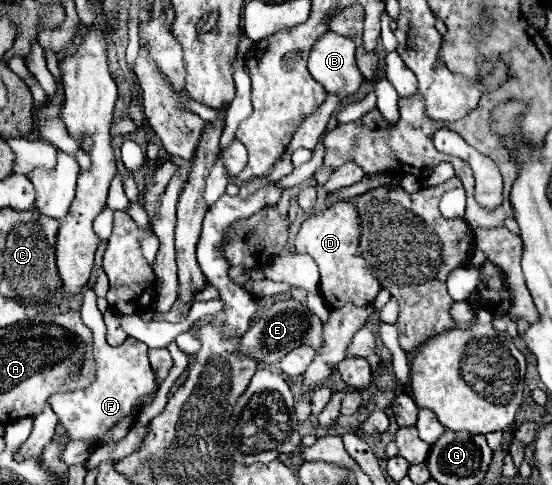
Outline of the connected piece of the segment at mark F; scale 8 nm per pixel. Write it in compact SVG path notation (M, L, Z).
M90 286L84 290L84 304L82 304L82 322L92 330L92 354L96 364L96 378L88 388L72 390L72 392L58 392L50 396L50 406L58 416L58 422L64 426L68 440L90 440L94 446L102 446L110 440L122 440L128 430L136 422L136 414L140 414L142 398L154 394L158 390L156 372L148 360L148 346L128 338L124 344L112 348L106 342L104 320L96 308L96 294Z

